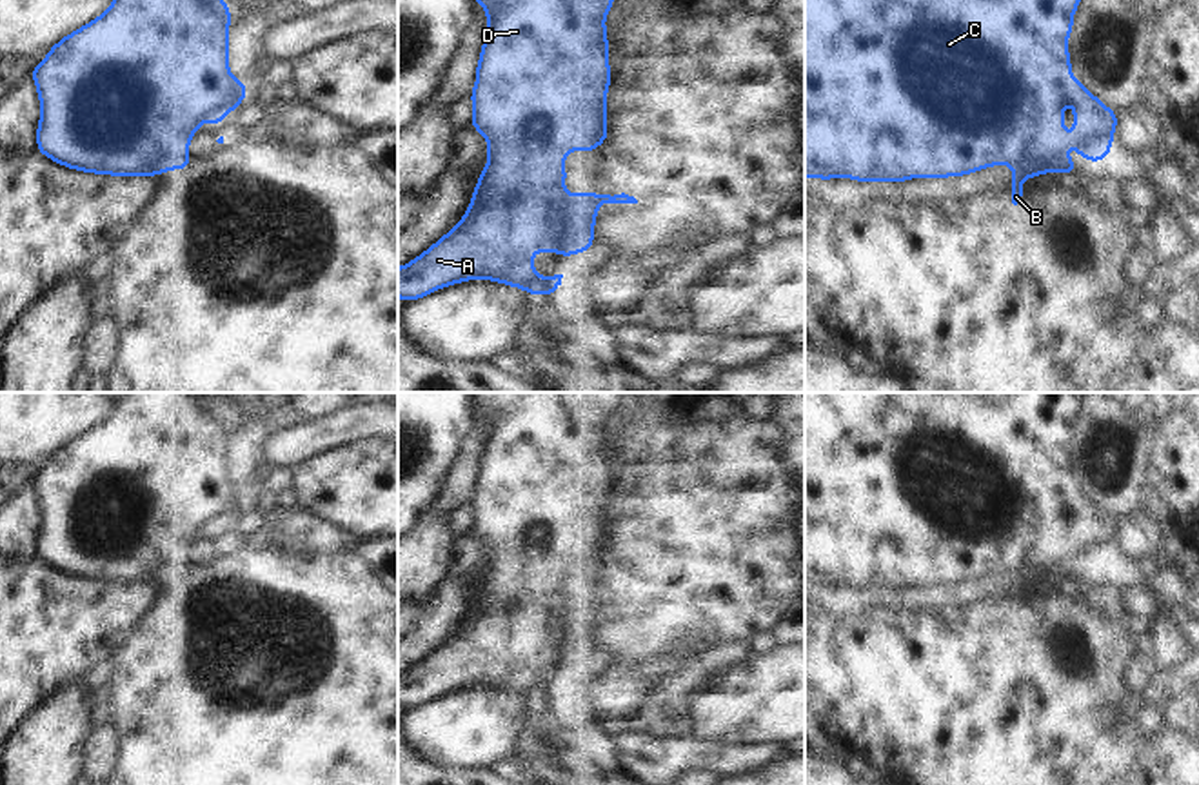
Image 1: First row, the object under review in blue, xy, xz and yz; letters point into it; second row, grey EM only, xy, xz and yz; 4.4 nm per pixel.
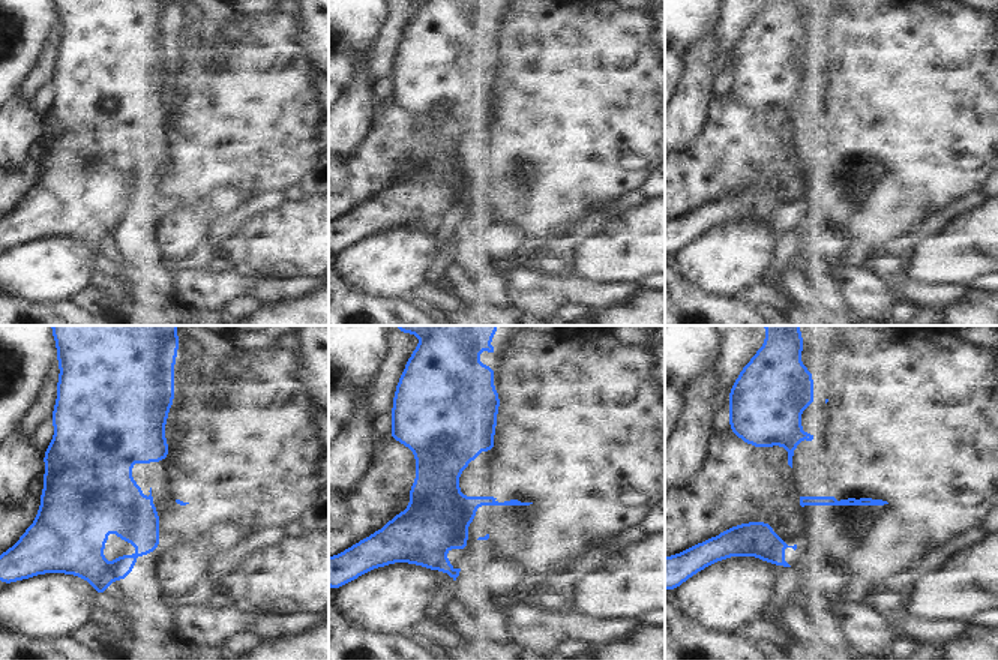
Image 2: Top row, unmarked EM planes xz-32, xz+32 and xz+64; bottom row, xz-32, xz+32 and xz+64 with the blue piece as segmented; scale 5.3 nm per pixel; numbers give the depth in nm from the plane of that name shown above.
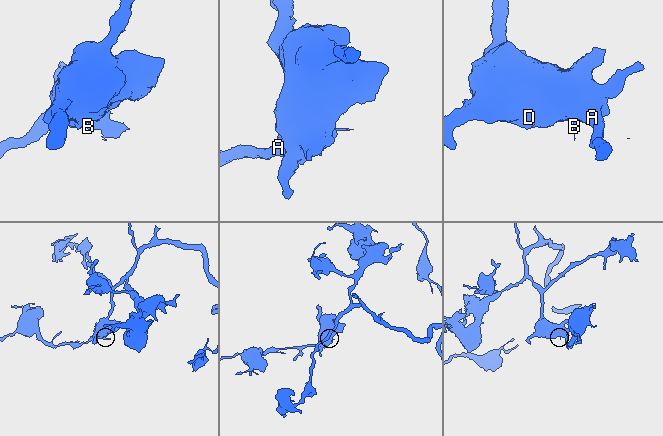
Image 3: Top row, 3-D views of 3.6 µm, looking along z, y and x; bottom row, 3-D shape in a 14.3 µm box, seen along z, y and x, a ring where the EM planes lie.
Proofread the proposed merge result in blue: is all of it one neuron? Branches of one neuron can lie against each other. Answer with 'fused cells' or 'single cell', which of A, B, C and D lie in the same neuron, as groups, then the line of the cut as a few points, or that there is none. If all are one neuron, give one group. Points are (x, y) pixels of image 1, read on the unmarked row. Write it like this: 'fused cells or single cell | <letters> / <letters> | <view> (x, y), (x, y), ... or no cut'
fused cells | A C D / B | xz (564, 600), (564, 620), (582, 640), (591, 638)

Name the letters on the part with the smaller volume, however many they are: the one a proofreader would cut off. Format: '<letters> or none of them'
B

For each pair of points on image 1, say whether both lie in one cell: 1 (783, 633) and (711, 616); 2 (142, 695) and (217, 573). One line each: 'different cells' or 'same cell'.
1: different cells
2: same cell

